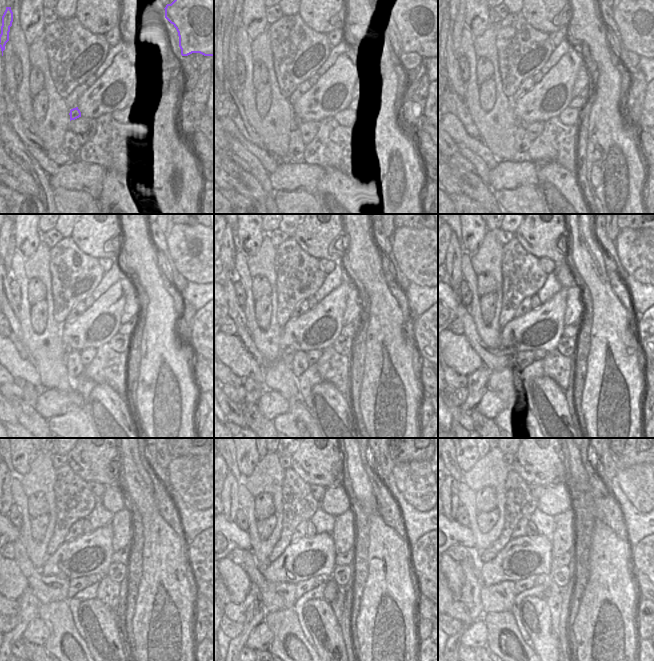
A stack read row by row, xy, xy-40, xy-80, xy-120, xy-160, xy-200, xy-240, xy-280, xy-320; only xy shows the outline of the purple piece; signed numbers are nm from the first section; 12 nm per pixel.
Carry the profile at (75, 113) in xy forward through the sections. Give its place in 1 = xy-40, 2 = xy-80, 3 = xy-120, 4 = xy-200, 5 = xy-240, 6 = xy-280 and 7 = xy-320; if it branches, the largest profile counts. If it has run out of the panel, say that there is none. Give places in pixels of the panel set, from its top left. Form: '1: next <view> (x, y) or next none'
1: next xy-40 (296, 120)
2: next xy-80 (519, 122)
3: next xy-120 (67, 349)
4: next xy-200 (494, 360)
5: next xy-240 (48, 589)
6: next xy-280 (275, 595)
7: next xy-320 (500, 597)

